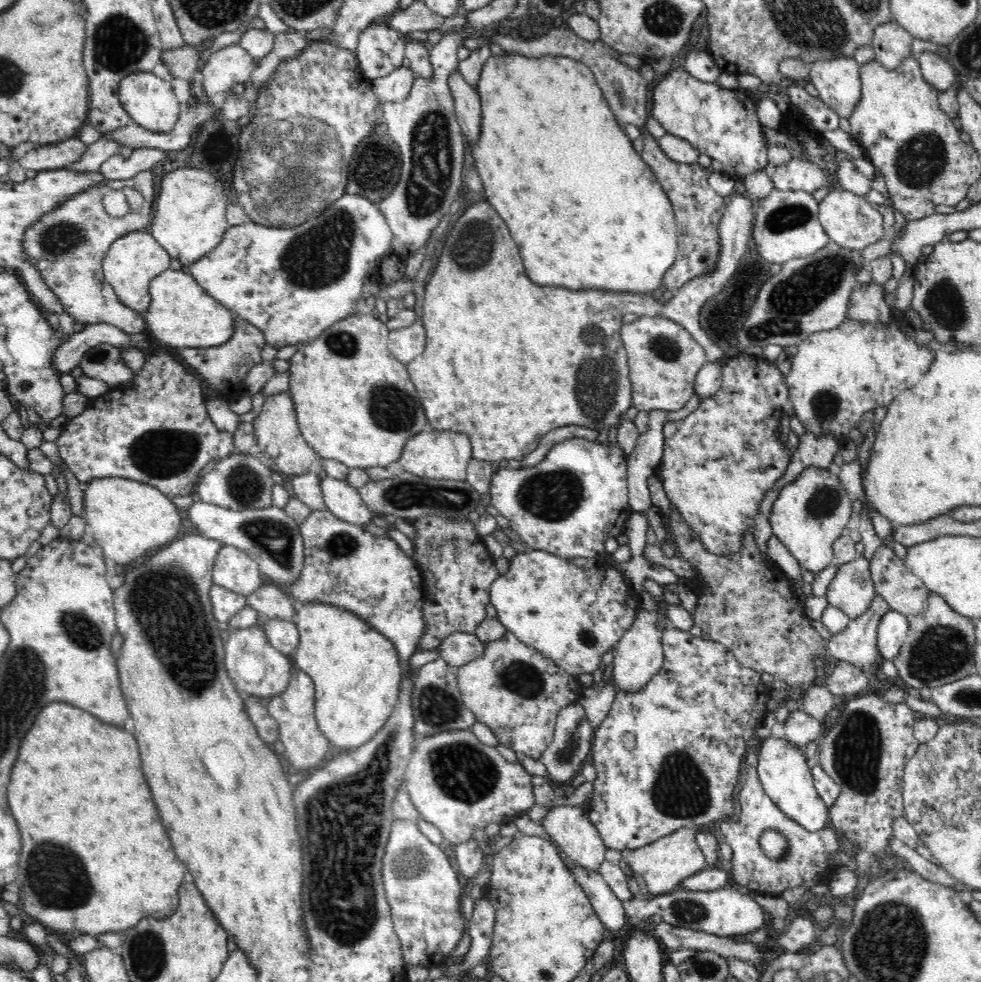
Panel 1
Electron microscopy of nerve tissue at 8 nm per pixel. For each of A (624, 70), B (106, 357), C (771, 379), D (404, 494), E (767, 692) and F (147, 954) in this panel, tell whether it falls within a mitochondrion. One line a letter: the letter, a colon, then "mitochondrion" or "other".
A: other
B: mitochondrion
C: other
D: mitochondrion
E: other
F: mitochondrion

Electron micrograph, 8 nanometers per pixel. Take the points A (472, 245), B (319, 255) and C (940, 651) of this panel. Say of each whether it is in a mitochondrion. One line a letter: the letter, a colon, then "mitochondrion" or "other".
A: mitochondrion
B: mitochondrion
C: mitochondrion

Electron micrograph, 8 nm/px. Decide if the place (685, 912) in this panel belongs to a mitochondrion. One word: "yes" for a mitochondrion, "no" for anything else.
yes

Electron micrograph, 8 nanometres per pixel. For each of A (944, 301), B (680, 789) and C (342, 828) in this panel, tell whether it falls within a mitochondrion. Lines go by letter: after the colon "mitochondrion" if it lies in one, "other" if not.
A: mitochondrion
B: mitochondrion
C: mitochondrion

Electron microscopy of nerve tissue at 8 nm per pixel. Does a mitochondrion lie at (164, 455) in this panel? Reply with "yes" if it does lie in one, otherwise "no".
yes

